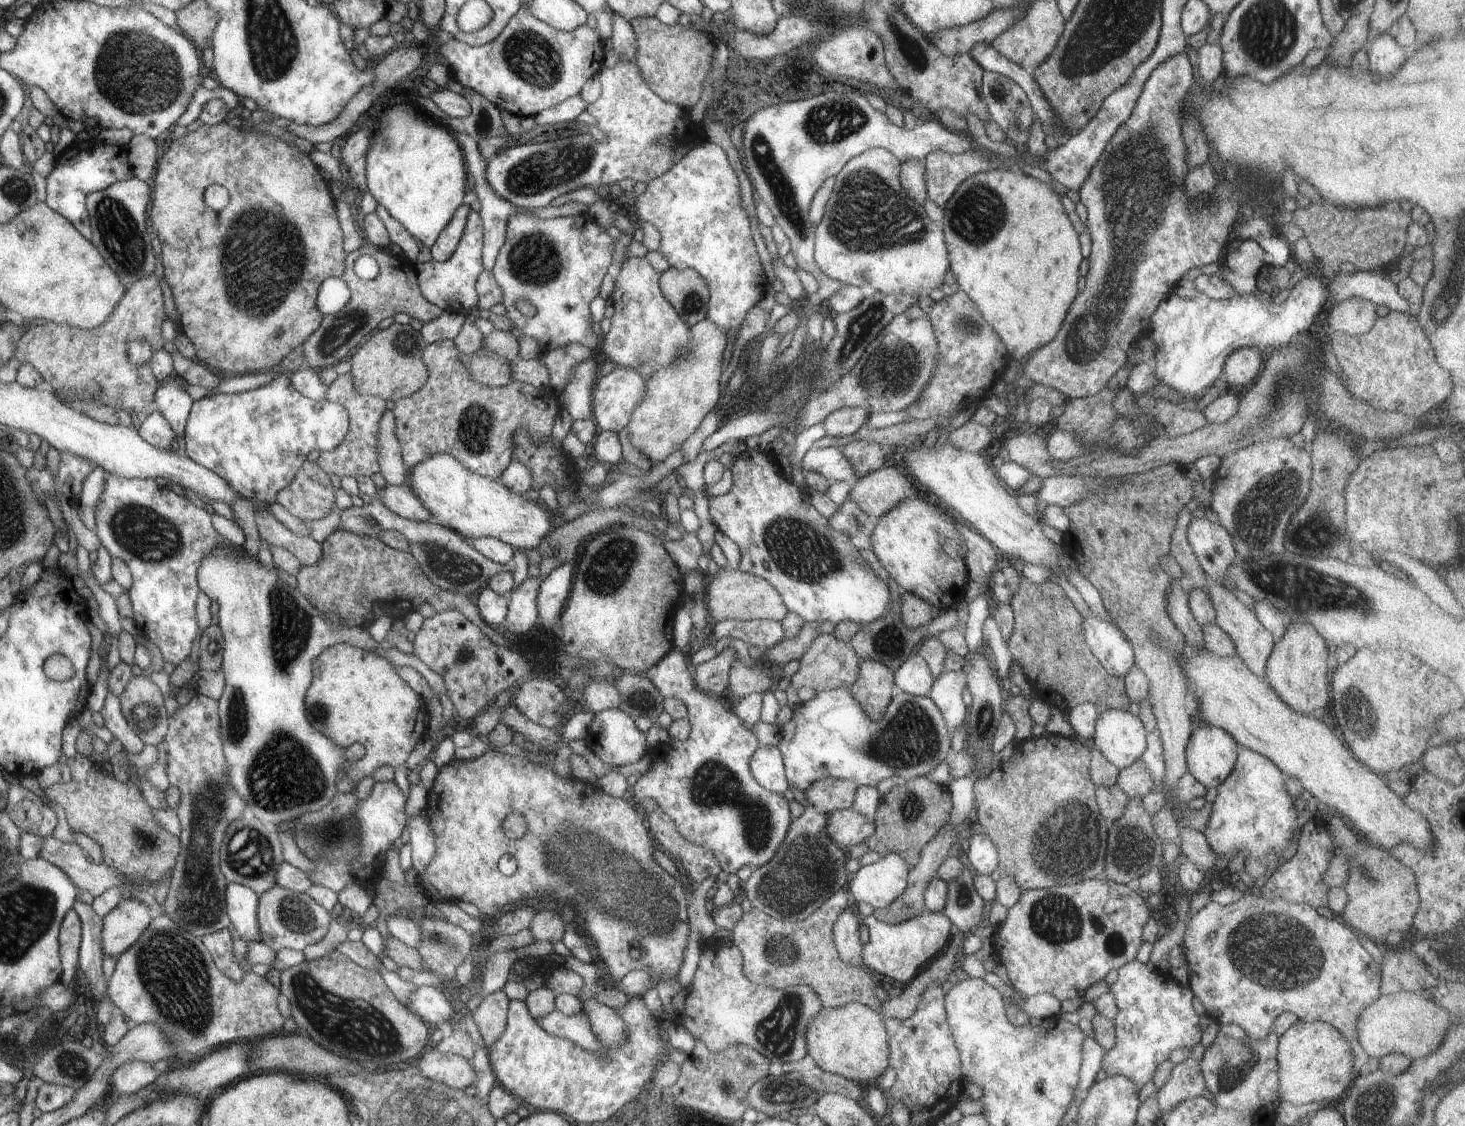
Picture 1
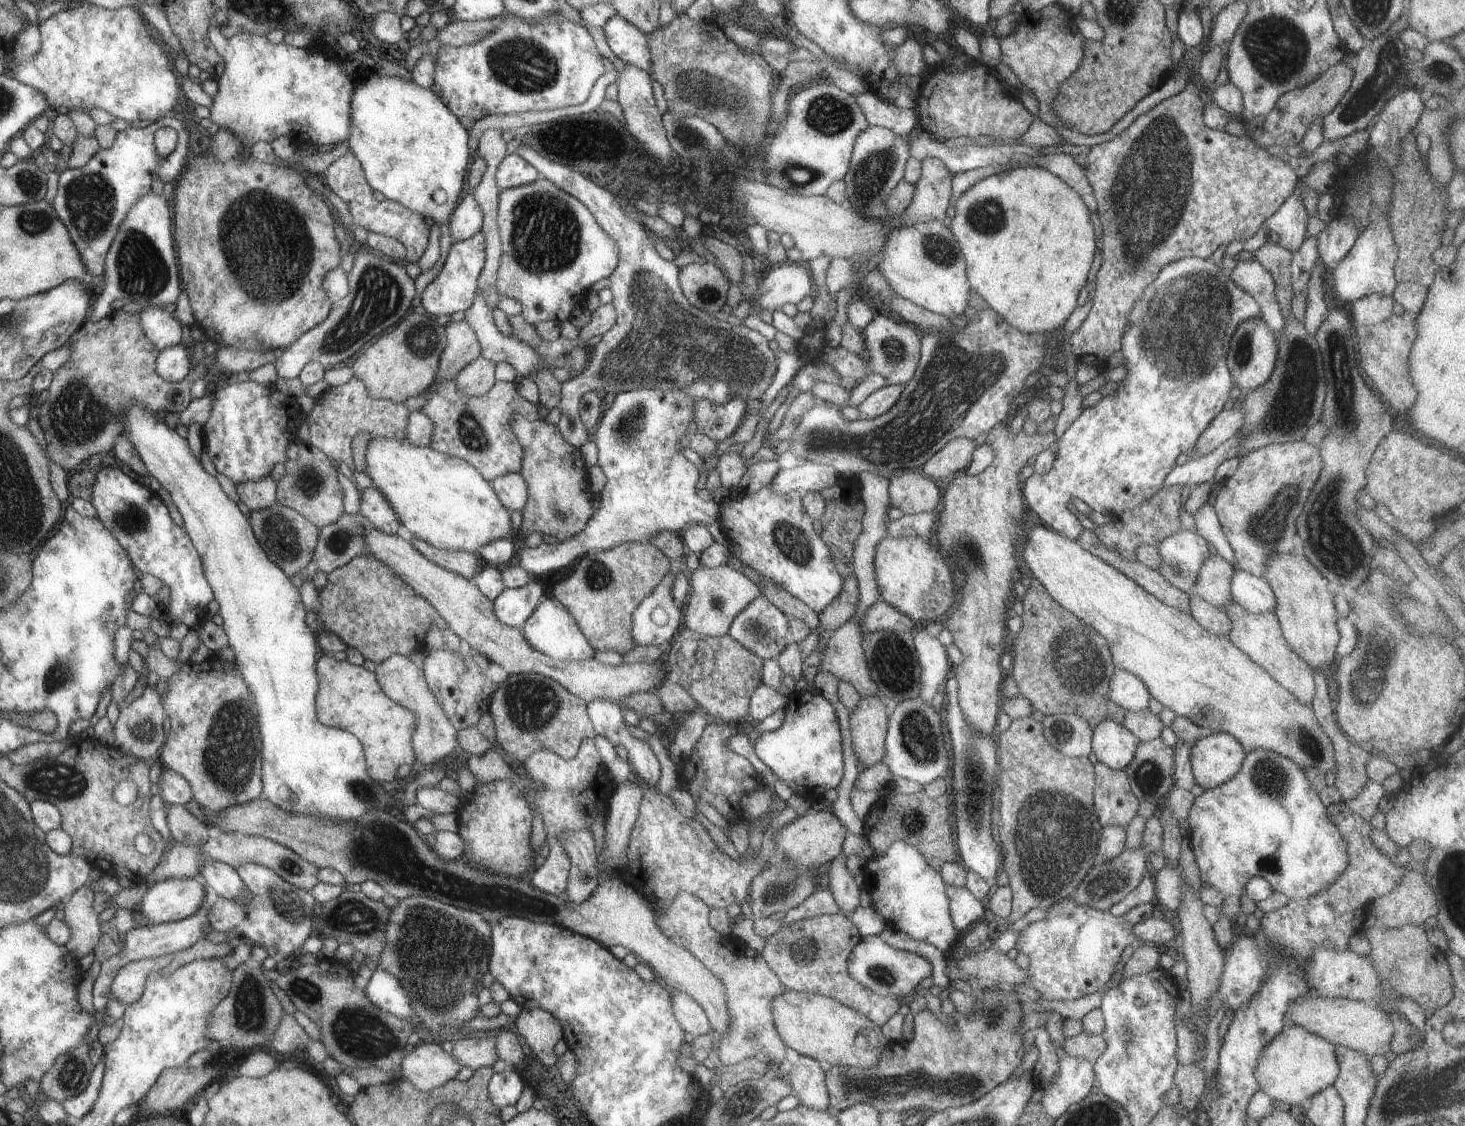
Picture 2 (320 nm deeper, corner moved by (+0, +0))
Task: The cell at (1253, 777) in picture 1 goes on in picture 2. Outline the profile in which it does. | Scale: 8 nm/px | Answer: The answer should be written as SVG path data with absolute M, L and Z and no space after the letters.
M1262 749L1250 751L1242 762L1240 772L1233 778L1230 778L1228 782L1224 782L1224 784L1217 788L1207 789L1202 796L1195 798L1184 827L1186 834L1192 840L1192 848L1194 848L1192 854L1198 864L1198 870L1200 870L1201 882L1206 882L1208 886L1220 890L1226 896L1236 896L1239 899L1246 894L1245 885L1254 876L1264 878L1264 880L1270 883L1273 891L1280 892L1289 899L1307 899L1320 891L1326 890L1332 883L1335 883L1349 865L1347 840L1342 836L1339 828L1333 823L1331 816L1328 814L1327 806L1322 802L1319 793L1311 787L1311 782L1306 776L1305 769L1299 764L1296 764L1291 758Z

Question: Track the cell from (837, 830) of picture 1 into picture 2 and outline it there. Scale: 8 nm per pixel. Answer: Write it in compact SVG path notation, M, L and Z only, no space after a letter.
M810 810L804 816L799 816L786 824L780 834L776 832L776 849L782 850L788 860L796 860L800 866L806 868L824 869L834 859L843 853L844 840L846 840L847 827L832 812L816 812Z

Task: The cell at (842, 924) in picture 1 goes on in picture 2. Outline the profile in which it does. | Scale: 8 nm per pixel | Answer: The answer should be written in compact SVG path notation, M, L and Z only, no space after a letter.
M842 853L830 864L827 864L824 870L828 873L828 888L840 908L839 914L850 919L860 906L861 889L854 880L855 876L850 874L850 870L846 868L846 860L846 855Z

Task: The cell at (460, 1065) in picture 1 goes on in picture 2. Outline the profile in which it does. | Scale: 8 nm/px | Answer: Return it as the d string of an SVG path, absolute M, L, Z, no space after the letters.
M423 1040L408 1056L405 1056L401 1065L401 1076L405 1080L410 1080L420 1091L432 1091L450 1082L458 1074L460 1066L460 1062L454 1056L446 1054L440 1048L440 1041Z

